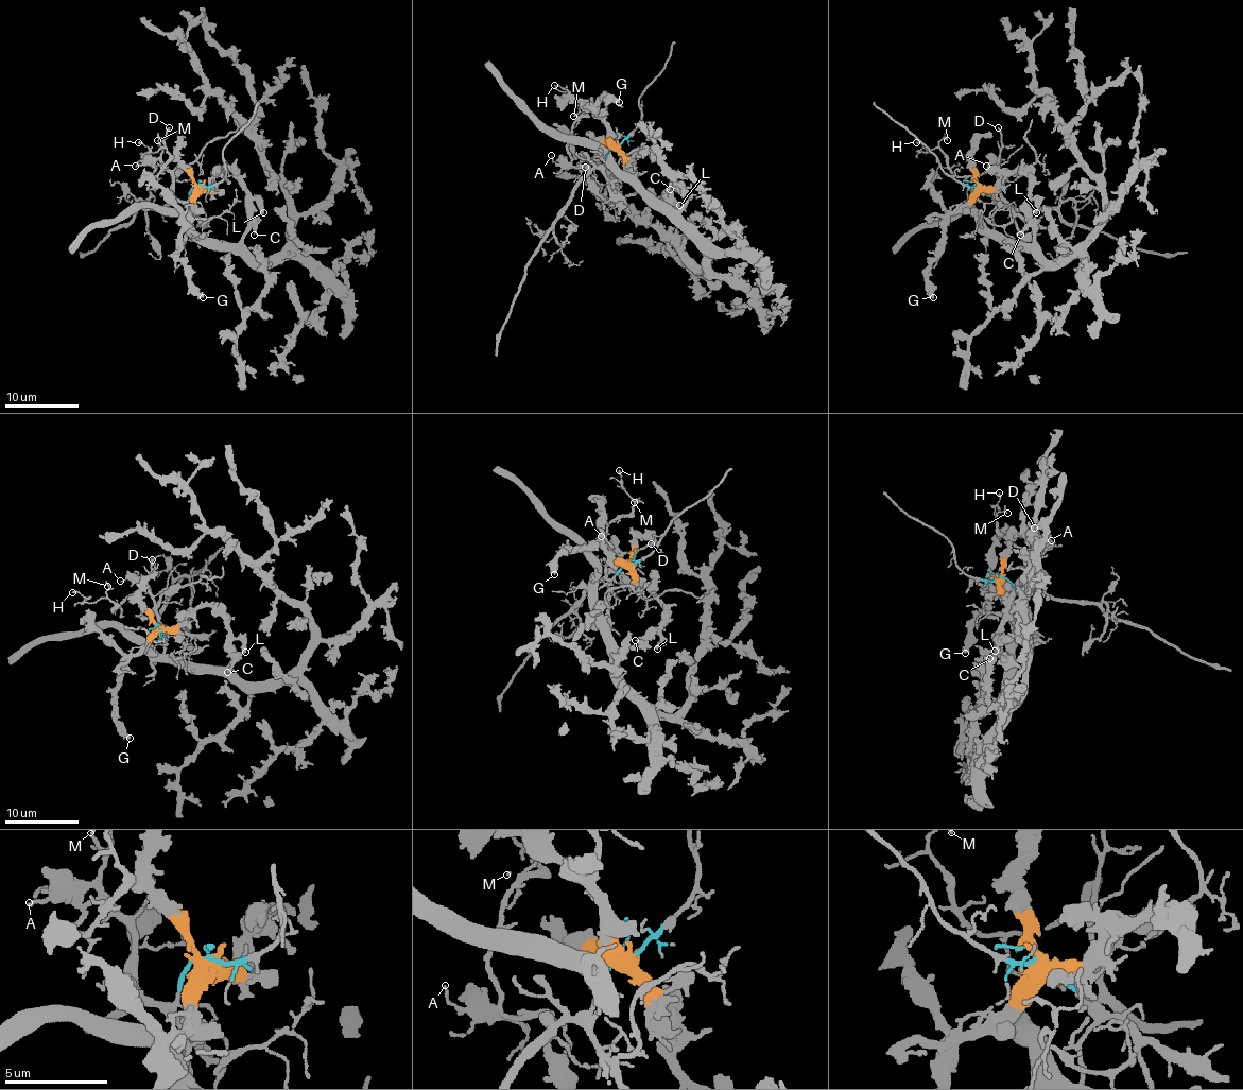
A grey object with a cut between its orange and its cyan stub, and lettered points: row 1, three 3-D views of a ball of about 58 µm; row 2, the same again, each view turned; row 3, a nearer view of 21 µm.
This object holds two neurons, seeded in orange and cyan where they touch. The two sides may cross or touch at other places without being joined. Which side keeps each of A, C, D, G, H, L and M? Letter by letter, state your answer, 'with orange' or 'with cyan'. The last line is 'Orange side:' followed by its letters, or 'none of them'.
A: with cyan
C: with orange
D: with cyan
G: with orange
H: with cyan
L: with orange
M: with cyan
Orange side: C, G, L

